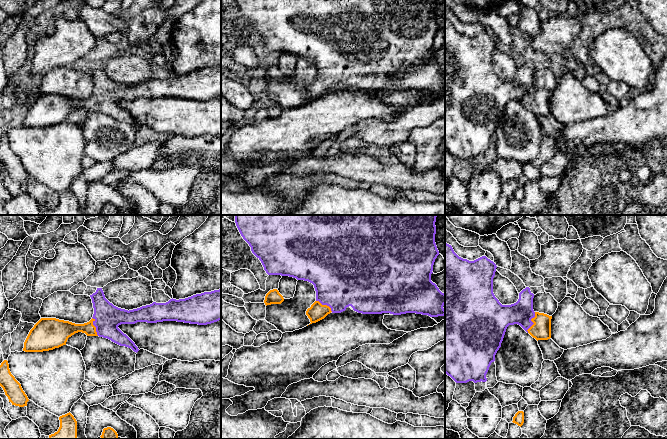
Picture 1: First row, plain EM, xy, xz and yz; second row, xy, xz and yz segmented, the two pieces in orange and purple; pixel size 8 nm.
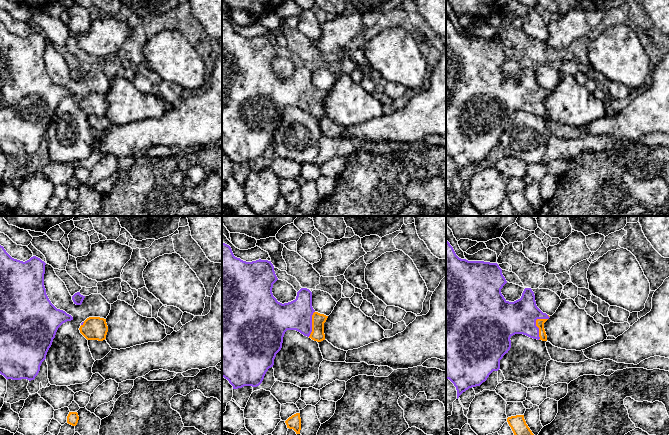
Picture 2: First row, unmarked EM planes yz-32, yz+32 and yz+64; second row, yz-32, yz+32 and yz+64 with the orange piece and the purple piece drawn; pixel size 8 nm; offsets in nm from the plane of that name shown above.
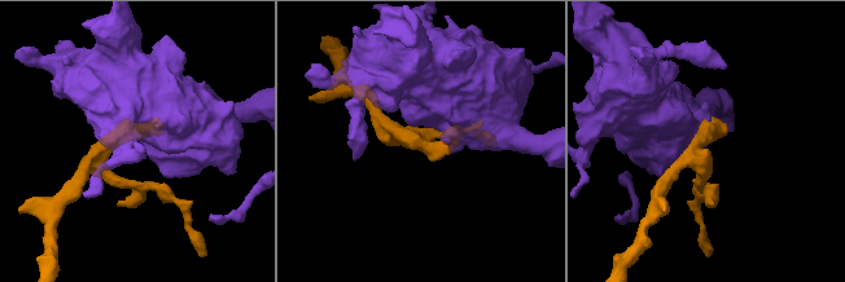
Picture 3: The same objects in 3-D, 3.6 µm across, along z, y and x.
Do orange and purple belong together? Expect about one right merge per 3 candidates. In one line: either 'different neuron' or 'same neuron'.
same neuron

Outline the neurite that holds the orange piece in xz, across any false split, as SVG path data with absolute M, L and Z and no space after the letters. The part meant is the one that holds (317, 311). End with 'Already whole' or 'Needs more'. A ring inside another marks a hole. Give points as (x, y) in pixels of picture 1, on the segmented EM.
M235 215L235 223L241 236L251 247L252 253L261 261L268 275L289 276L314 285L316 301L306 311L312 324L324 319L331 312L341 313L349 306L362 314L416 313L430 317L444 316L445 294L431 281L433 265L439 255L435 243L436 217L437 215Z. Needs more

